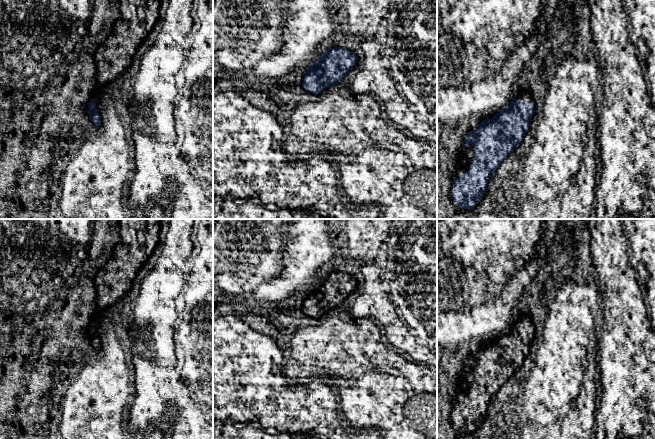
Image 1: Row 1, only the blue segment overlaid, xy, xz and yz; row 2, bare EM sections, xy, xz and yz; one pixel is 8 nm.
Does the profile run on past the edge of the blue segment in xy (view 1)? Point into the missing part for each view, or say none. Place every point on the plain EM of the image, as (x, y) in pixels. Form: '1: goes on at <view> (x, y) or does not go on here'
1: does not go on here

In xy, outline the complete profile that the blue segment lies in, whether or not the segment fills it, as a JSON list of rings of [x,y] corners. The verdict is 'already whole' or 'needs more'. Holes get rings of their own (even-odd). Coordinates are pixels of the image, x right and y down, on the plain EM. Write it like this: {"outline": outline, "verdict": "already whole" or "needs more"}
{"outline": [[[94,326],[88,327],[87,337],[89,339],[89,342],[93,346],[93,348],[97,351],[100,351],[101,350],[101,341],[99,339],[99,336],[96,332],[96,328]]], "verdict": "already whole"}

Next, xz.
{"outline": [[[330,272],[306,293],[302,303],[303,312],[313,319],[318,319],[325,312],[335,311],[357,285],[358,281],[347,273]]], "verdict": "already whole"}

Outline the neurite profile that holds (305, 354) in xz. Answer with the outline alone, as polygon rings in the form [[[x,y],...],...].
[[[309,327],[297,330],[291,340],[291,354],[287,358],[291,362],[291,377],[303,378],[303,371],[308,373],[318,373],[327,362],[323,360],[326,354],[319,348],[319,343],[315,340],[315,334]]]

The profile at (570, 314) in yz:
[[[591,277],[584,282],[570,279],[557,290],[545,317],[545,327],[552,336],[557,339],[563,336],[569,339],[582,339],[590,336],[591,321],[595,318],[594,311],[600,309],[597,298],[591,295],[595,287],[595,281]]]

